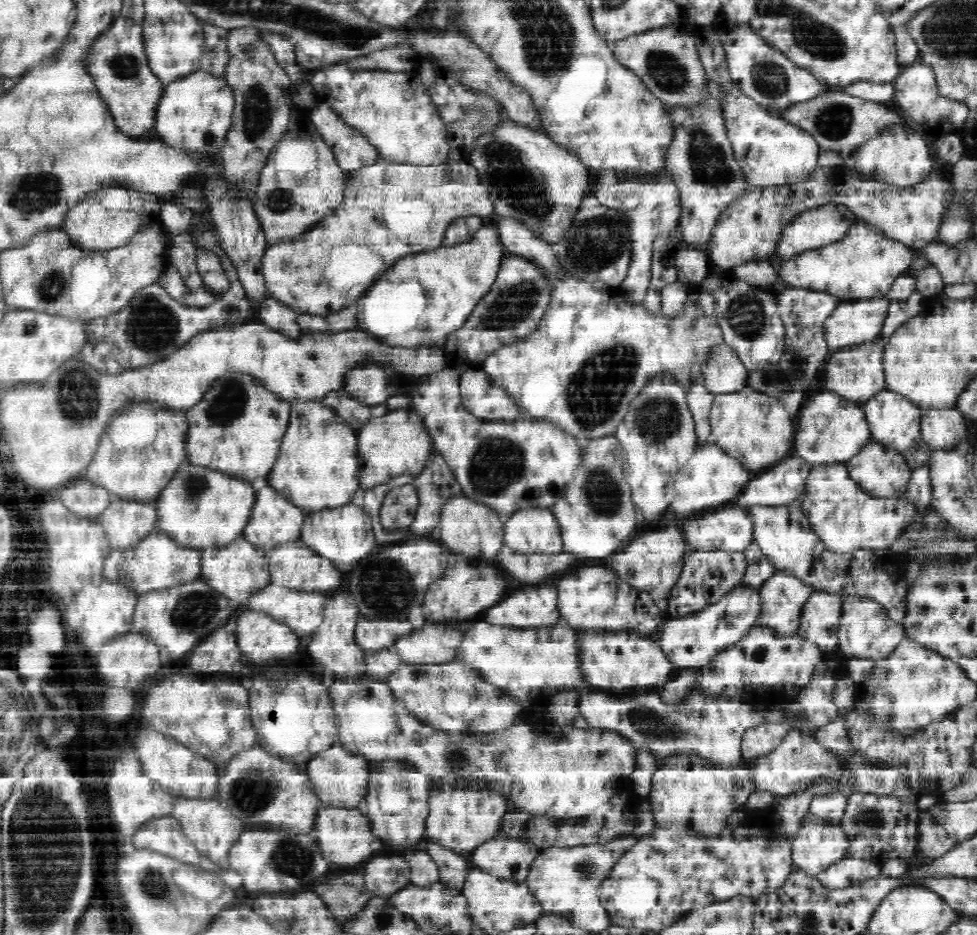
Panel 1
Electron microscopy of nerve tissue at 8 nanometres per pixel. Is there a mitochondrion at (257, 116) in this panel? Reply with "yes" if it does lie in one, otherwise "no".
yes

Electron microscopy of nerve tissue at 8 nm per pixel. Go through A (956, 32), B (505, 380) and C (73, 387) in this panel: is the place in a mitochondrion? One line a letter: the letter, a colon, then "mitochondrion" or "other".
A: mitochondrion
B: other
C: mitochondrion

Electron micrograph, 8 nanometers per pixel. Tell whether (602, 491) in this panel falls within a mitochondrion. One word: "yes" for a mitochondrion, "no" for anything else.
yes

